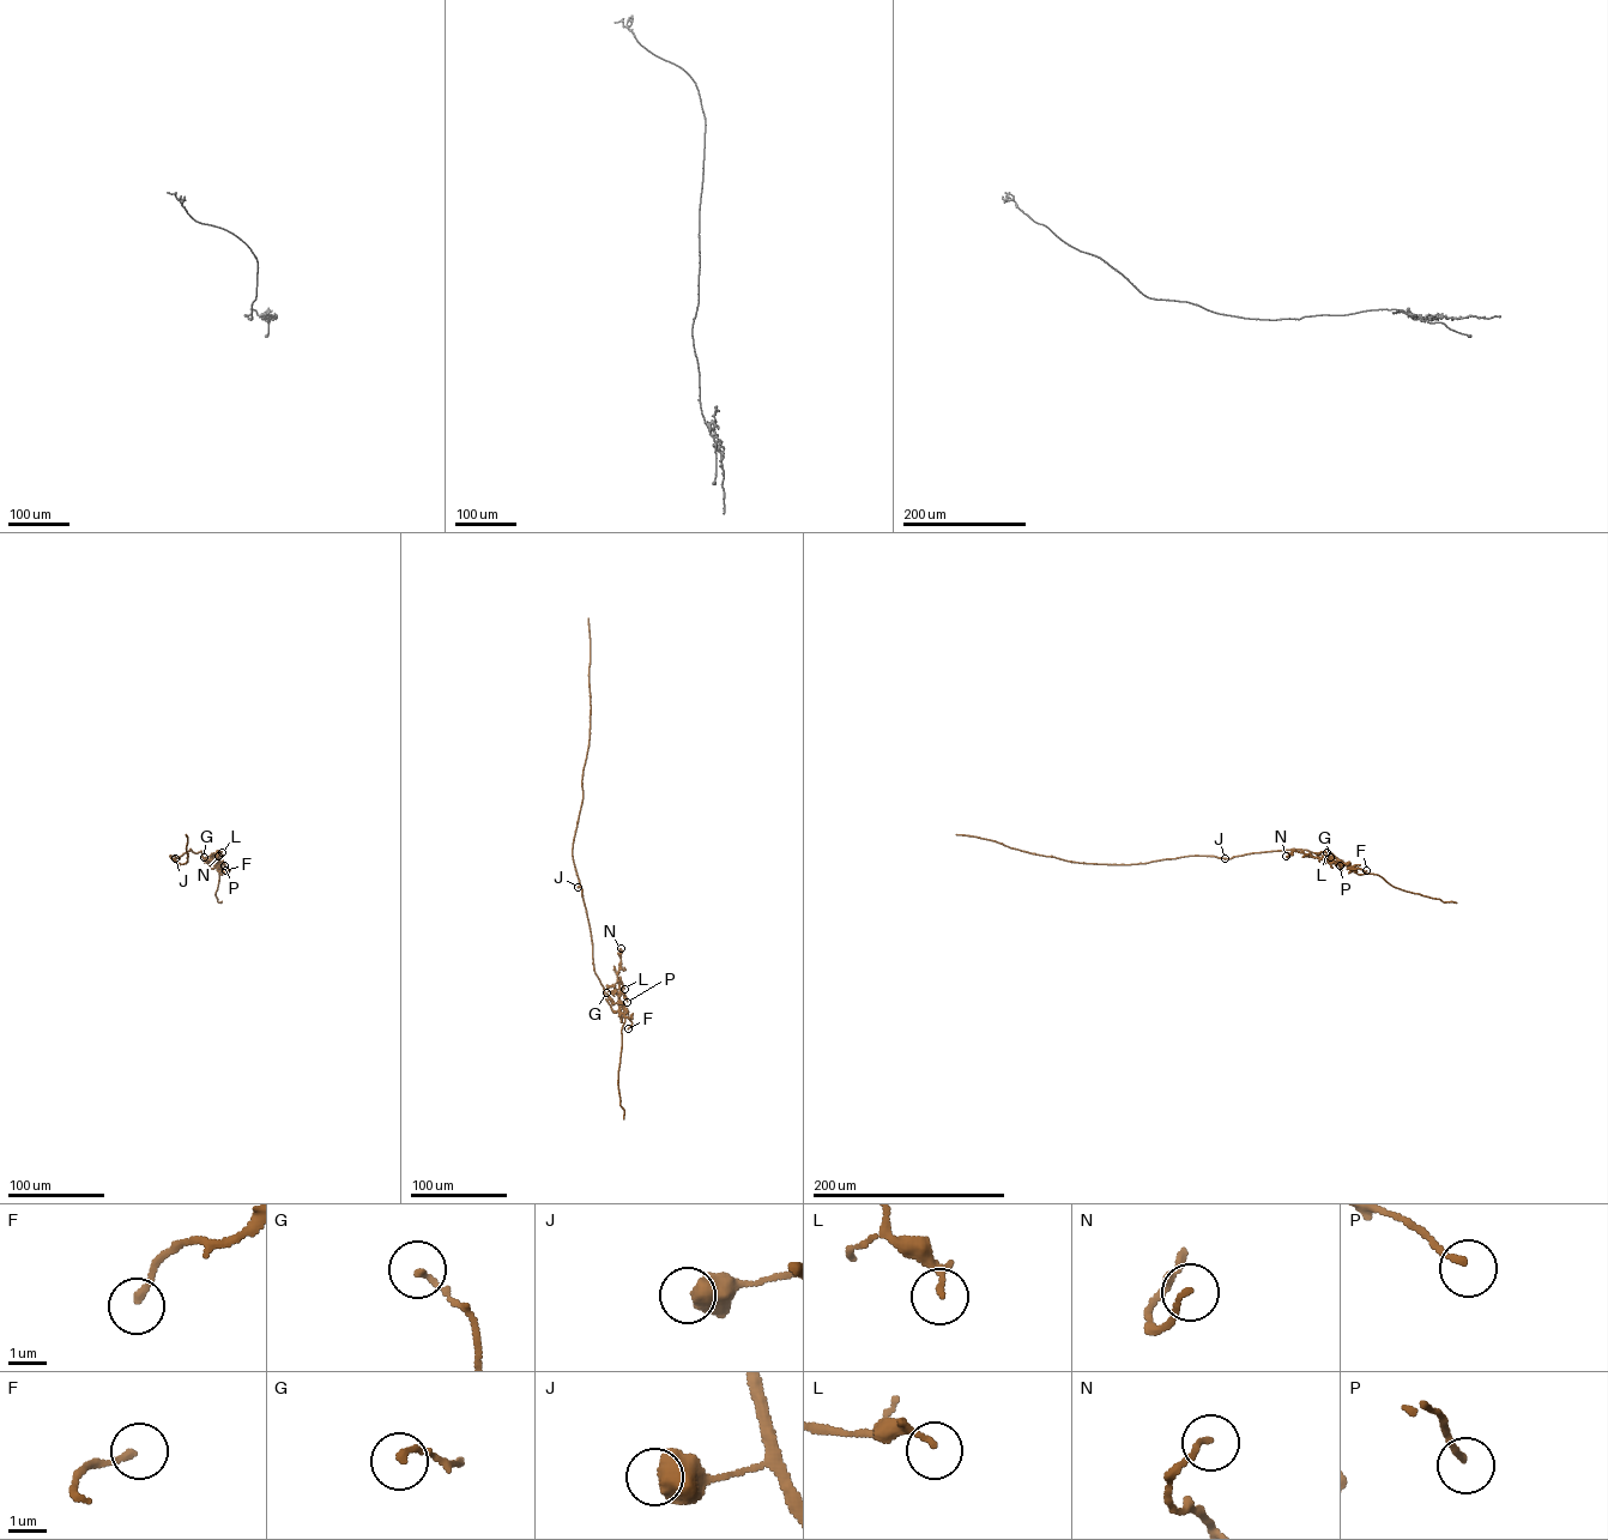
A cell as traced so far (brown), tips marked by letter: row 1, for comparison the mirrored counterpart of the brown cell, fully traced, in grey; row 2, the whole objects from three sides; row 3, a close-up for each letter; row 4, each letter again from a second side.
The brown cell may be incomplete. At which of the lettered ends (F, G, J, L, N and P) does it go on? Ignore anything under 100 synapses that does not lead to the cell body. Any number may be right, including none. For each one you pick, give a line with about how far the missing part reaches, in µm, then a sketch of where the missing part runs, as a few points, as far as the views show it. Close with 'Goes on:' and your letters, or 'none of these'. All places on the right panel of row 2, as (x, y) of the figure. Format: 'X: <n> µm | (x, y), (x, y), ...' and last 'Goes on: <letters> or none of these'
Goes on: none of these

